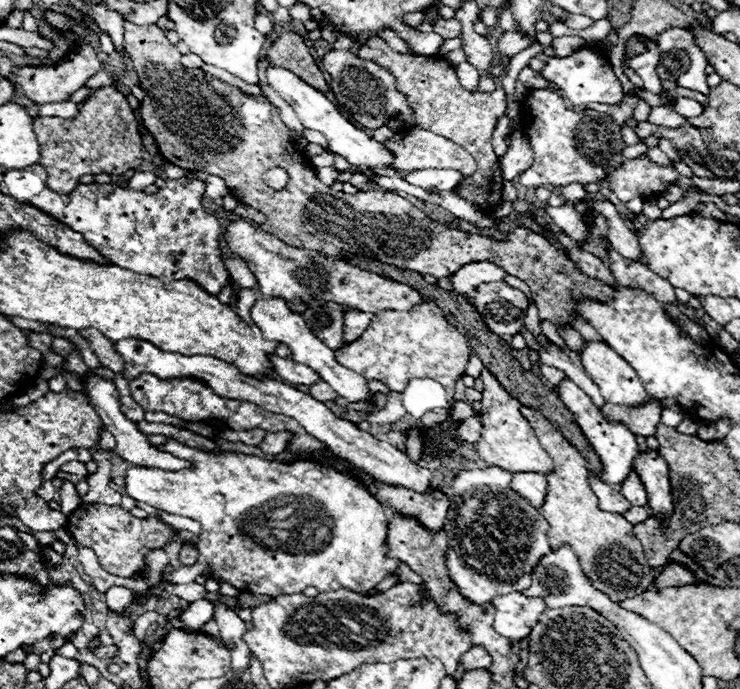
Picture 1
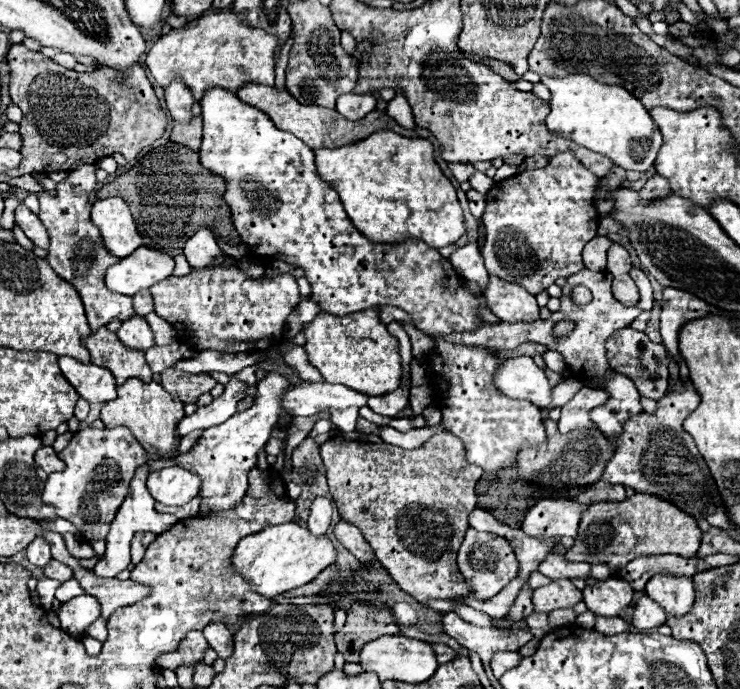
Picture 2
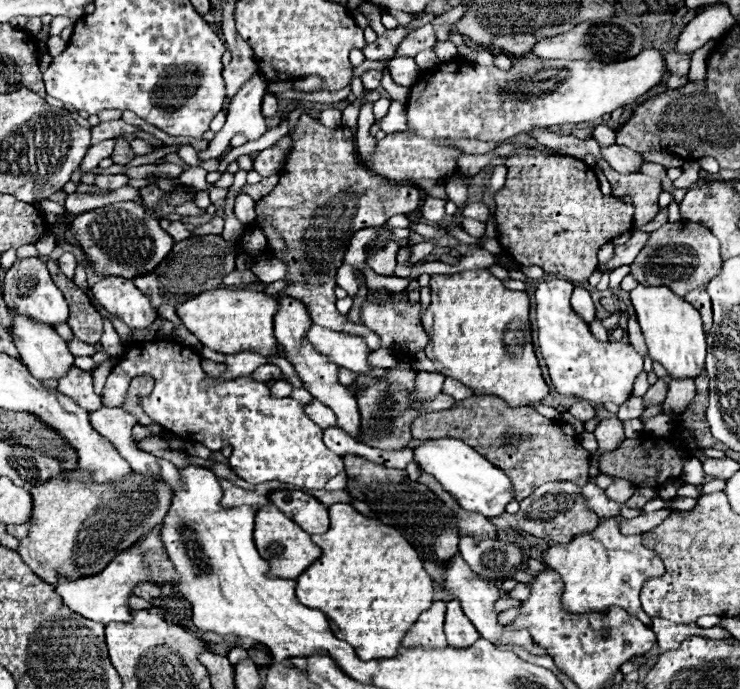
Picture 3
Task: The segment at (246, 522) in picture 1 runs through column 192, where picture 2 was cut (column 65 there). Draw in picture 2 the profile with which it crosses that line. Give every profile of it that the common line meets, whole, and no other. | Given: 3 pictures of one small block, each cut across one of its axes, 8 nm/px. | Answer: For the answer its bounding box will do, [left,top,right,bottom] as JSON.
[42,426,148,582]

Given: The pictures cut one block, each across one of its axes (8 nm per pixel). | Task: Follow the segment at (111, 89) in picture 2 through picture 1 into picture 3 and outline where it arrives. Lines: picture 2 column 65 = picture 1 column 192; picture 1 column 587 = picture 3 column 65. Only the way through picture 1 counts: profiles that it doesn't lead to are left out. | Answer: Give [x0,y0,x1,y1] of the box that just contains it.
[48,258,102,344]

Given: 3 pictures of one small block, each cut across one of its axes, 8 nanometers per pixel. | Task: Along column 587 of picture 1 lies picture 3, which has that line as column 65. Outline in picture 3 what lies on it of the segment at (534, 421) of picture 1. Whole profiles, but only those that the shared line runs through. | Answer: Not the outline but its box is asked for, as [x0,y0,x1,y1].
[18,470,172,584]

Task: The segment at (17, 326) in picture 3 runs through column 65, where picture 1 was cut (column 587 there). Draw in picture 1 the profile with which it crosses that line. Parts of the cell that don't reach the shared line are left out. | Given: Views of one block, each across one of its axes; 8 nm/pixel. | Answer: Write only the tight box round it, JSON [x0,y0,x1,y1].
[578,340,652,406]

